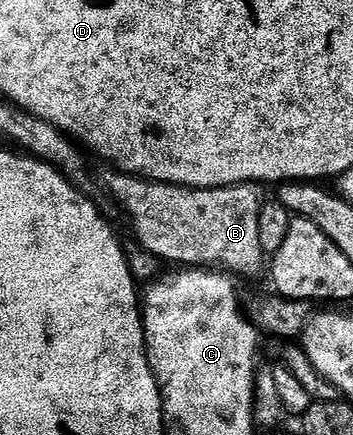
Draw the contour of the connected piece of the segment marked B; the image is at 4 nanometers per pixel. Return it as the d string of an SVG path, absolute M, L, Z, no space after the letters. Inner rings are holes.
M112 173L108 179L108 191L116 198L116 203L128 214L132 222L135 242L150 253L157 255L168 265L181 268L202 267L223 269L233 276L256 275L265 270L266 256L258 241L258 217L262 206L261 188L250 183L235 183L232 187L175 187L172 183L155 183L149 179L139 179L136 175Z

